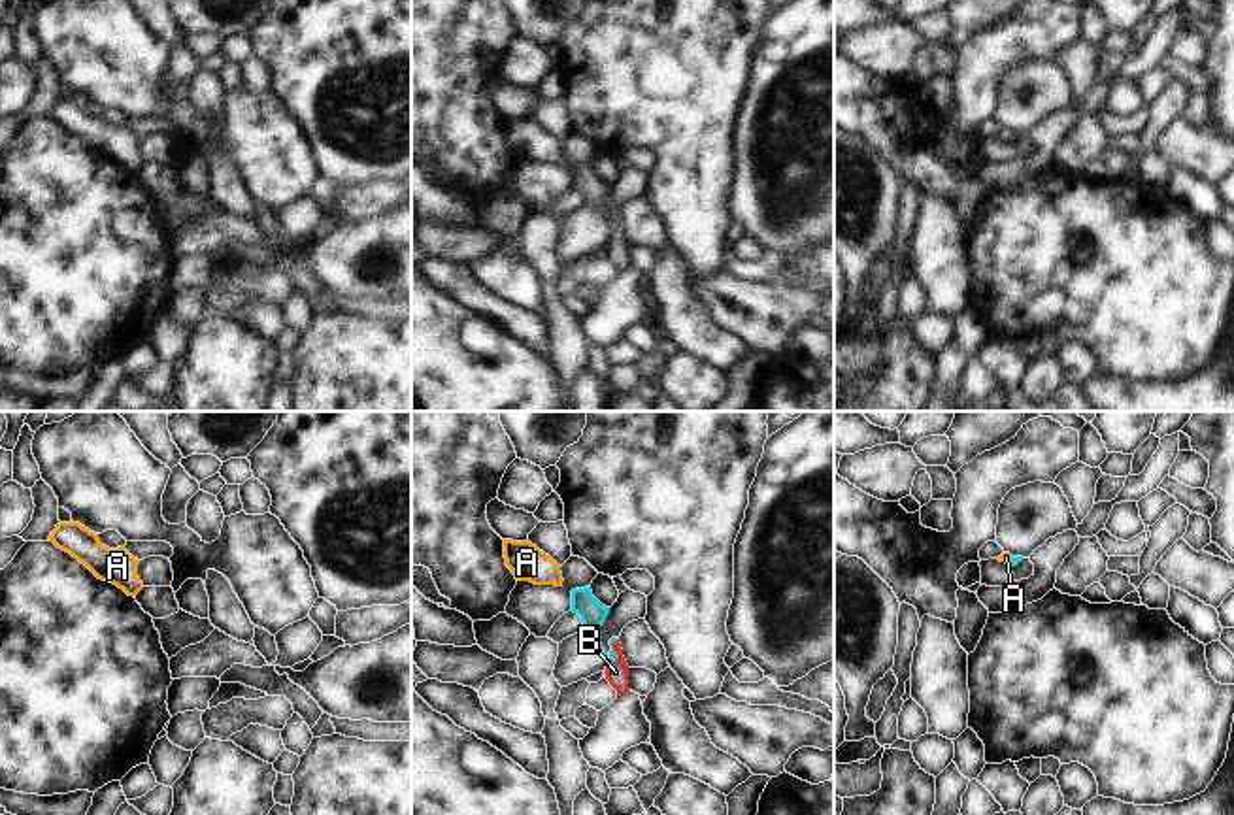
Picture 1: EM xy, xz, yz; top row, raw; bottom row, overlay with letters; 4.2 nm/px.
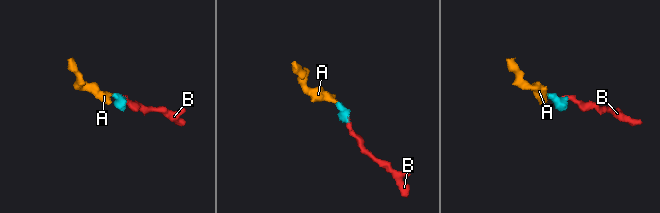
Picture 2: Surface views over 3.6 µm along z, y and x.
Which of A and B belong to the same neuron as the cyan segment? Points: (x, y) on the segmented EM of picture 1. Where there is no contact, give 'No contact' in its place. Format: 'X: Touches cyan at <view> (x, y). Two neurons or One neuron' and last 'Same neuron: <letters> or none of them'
A: Touches cyan at yz (1012, 561). One neuron
B: Touches cyan at xz (614, 651). One neuron
Same neuron: A, B.

